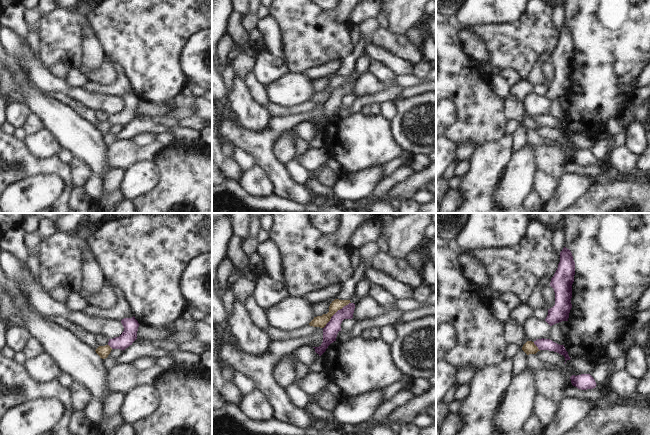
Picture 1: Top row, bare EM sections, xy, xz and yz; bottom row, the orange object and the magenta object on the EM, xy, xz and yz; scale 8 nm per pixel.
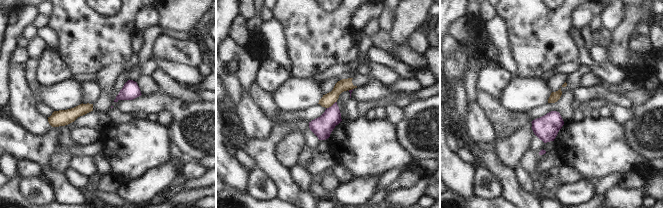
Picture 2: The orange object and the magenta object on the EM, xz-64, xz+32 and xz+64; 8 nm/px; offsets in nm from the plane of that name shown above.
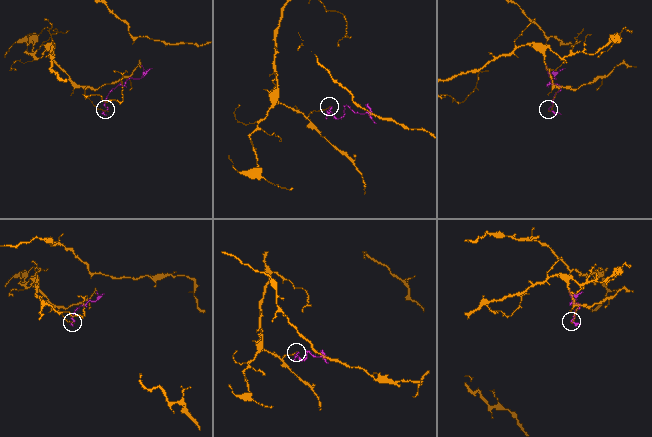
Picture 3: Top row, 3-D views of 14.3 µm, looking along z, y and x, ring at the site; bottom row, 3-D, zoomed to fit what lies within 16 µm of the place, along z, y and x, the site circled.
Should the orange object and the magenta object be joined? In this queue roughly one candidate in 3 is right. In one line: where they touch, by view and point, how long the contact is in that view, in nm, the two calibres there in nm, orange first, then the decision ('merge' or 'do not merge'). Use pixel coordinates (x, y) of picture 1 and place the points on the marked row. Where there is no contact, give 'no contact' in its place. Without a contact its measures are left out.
meets orange in xz at (335, 312); contact 300 nm long; 100 nm thick on the orange side, 120 nm on the other; do not merge

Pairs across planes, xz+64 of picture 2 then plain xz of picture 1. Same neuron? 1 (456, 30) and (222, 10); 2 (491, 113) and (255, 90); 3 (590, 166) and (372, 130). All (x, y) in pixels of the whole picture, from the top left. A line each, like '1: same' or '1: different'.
1: different
2: same
3: same

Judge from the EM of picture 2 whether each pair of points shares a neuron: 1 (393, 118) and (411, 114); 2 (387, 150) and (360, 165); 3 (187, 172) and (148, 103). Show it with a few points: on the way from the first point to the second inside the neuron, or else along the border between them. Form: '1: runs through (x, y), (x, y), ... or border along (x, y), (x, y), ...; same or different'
1: border along (402, 108), (402, 119), (395, 126); different
2: runs through (380, 150), (375, 150), (367, 158); same
3: border along (197, 158), (188, 160); different

